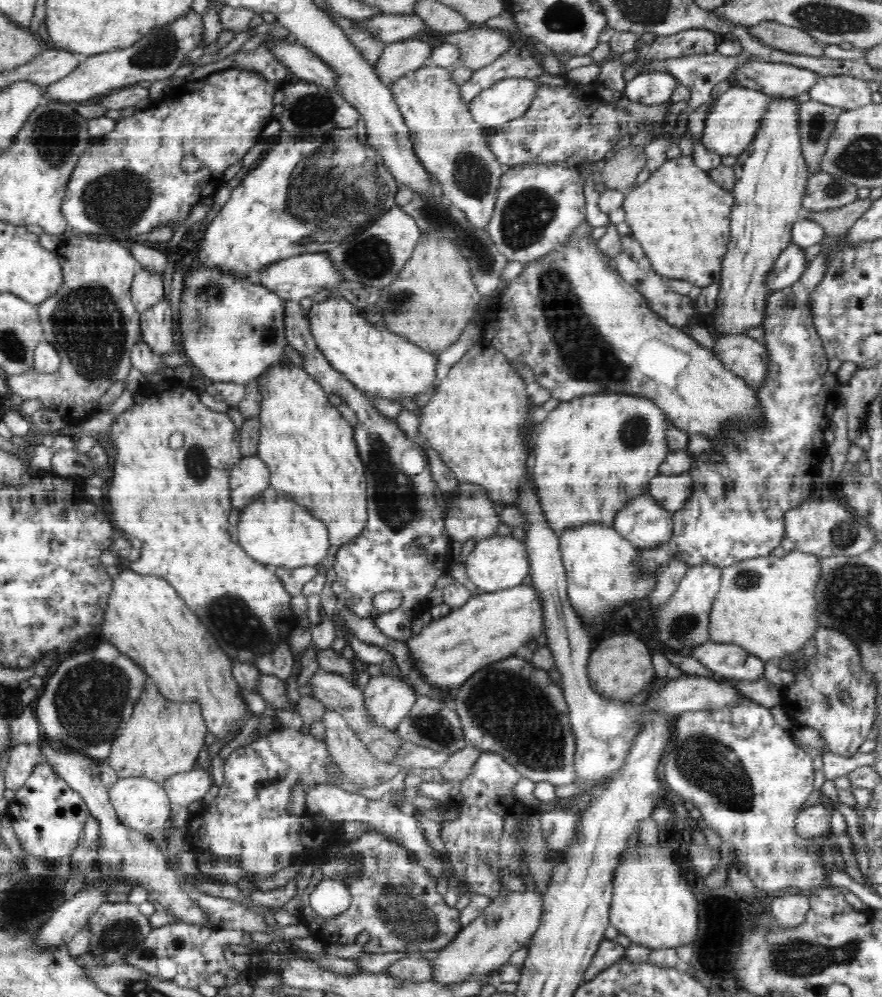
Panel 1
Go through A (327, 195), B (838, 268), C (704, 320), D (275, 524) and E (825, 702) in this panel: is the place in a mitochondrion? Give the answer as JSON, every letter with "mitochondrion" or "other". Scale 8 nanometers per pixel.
{"A":"mitochondrion","B":"mitochondrion","C":"other","D":"other","E":"mitochondrion"}

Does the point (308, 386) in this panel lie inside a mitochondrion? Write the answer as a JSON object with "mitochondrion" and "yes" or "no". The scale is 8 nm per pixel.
{"mitochondrion":"no"}

